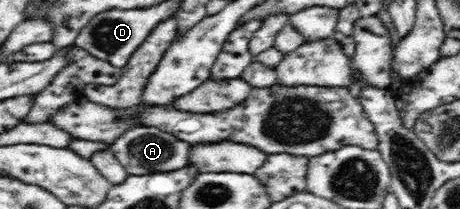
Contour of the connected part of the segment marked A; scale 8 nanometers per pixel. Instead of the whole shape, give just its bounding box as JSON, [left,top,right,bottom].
[110,126,190,175]

